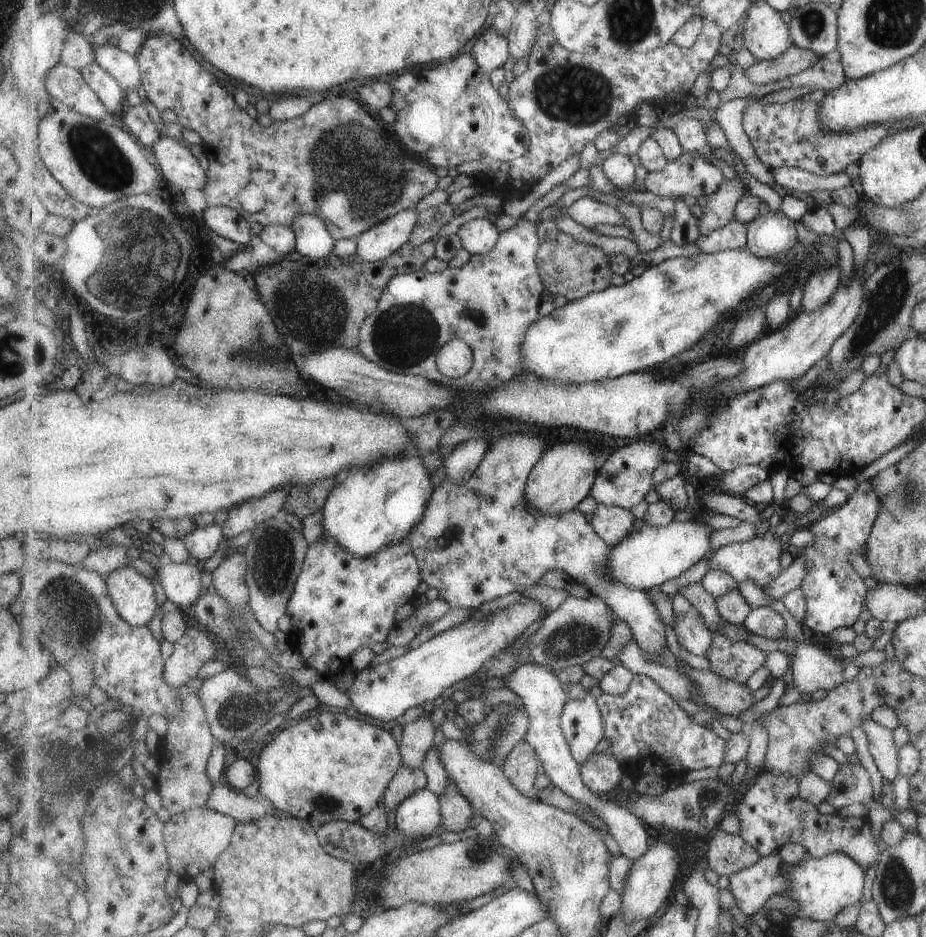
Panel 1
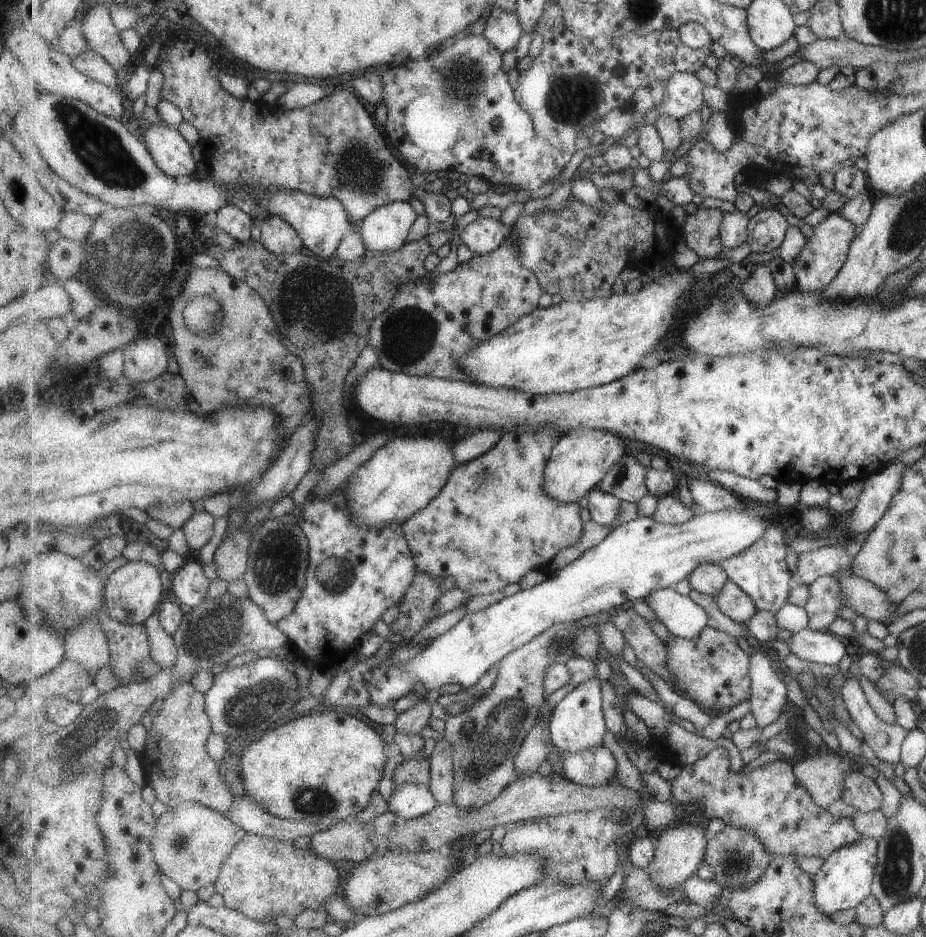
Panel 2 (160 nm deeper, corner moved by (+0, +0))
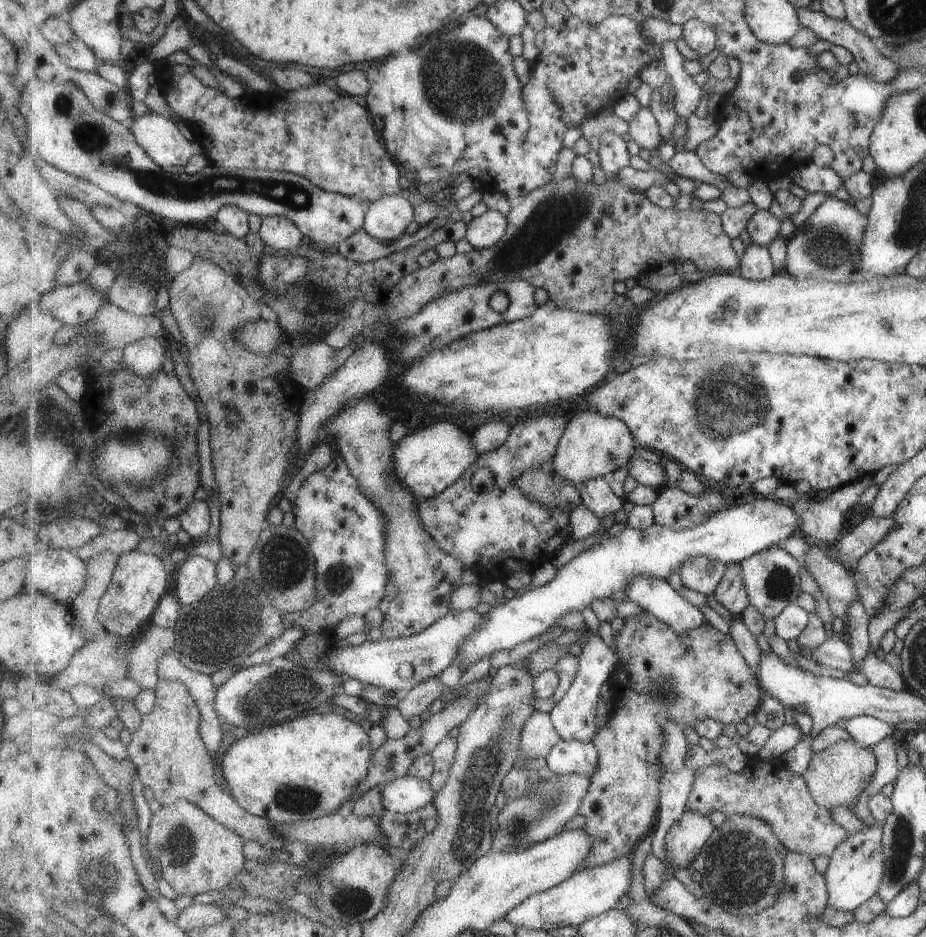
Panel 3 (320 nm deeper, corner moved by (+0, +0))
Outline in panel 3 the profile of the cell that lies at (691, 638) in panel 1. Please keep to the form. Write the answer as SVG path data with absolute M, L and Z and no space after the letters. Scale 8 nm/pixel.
M637 576L627 586L626 595L647 613L670 624L678 634L684 634L687 630L707 623L700 608L685 600L668 580Z

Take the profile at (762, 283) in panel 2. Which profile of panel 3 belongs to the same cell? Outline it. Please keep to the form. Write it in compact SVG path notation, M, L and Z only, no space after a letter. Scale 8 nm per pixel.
M755 243L746 248L738 274L746 280L765 282L775 278L777 273L768 248Z

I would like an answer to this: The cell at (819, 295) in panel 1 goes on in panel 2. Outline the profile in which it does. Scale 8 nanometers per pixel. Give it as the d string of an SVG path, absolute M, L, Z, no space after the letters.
M837 212L831 213L827 220L815 227L814 233L794 261L798 289L805 294L823 293L845 265L850 243L854 241L855 236L855 226L846 218L841 218Z

